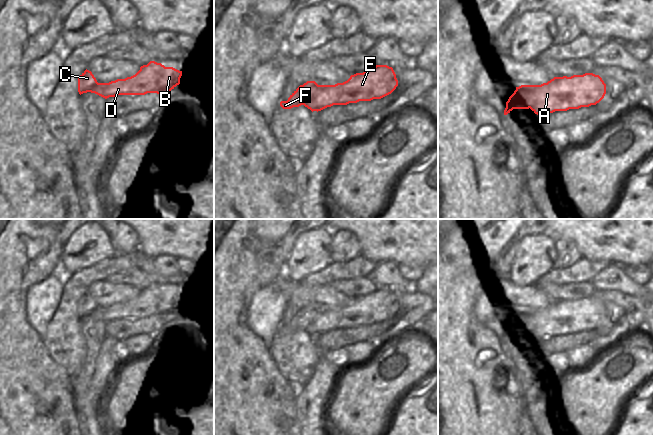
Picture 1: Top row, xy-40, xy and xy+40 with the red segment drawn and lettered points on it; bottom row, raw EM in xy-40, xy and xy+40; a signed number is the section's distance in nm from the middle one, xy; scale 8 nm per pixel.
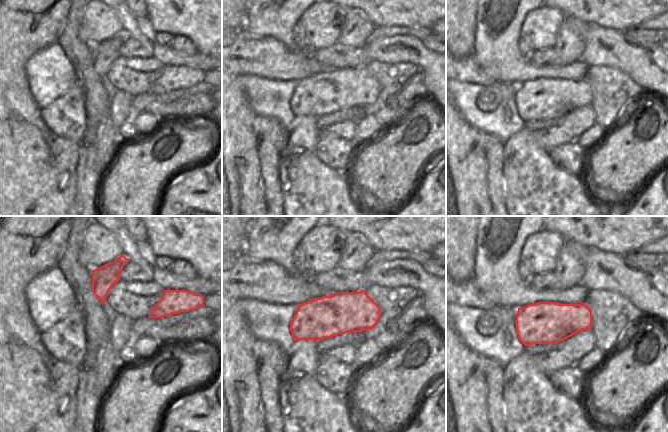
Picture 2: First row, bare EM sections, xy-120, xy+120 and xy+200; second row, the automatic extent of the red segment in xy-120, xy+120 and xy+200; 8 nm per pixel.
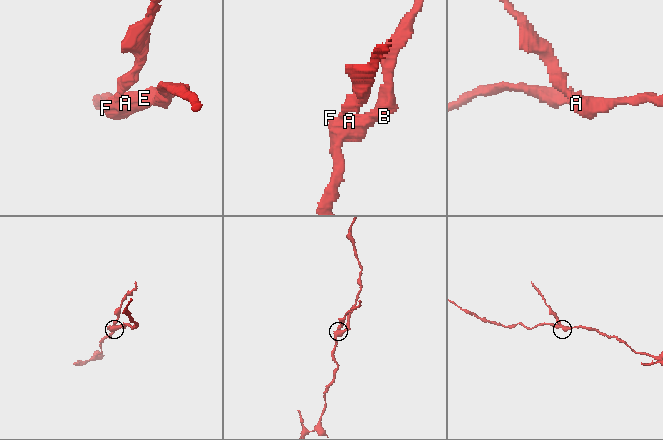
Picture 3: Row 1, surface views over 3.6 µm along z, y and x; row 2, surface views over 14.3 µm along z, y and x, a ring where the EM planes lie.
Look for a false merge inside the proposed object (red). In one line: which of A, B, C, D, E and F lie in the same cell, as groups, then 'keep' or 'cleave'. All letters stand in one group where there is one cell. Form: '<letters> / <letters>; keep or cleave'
A B D E / C F; cleave

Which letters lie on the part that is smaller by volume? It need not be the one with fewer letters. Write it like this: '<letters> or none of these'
C, F

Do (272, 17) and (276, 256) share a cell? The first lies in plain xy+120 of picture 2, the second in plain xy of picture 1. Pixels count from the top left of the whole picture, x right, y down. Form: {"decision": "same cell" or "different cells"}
{"decision": "different cells"}

